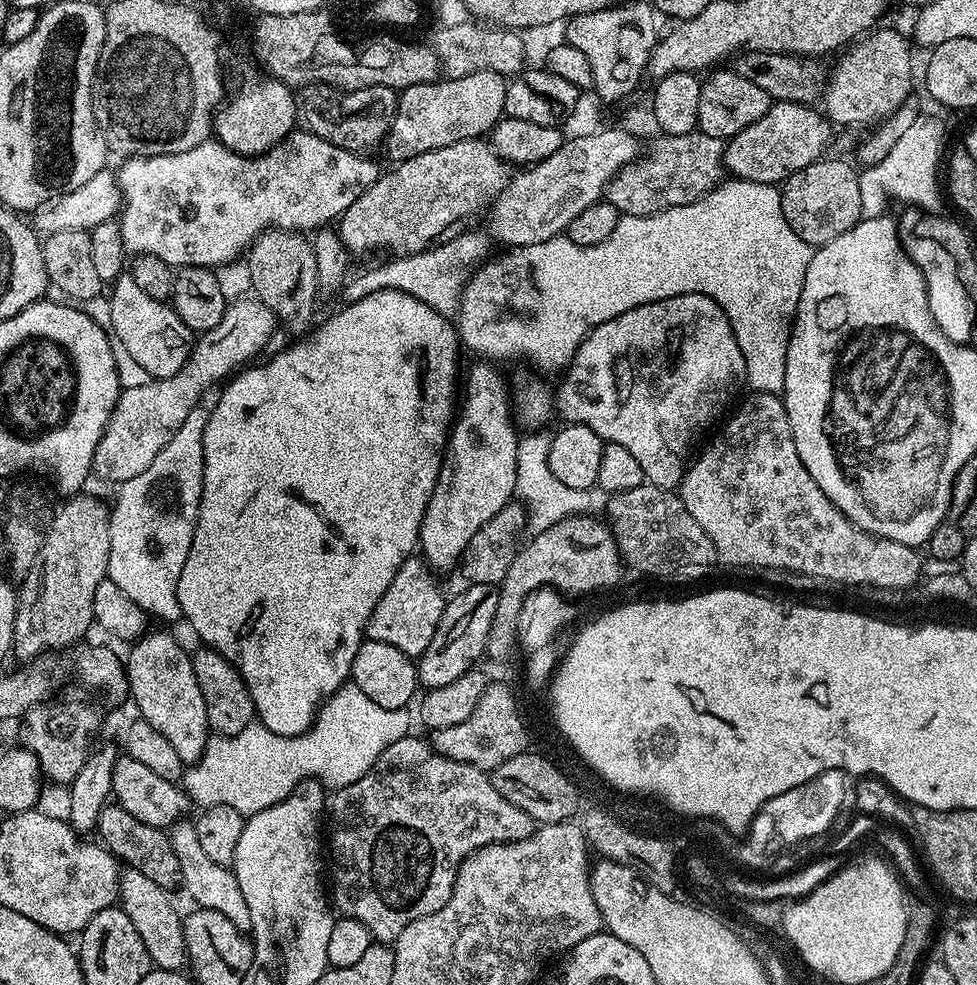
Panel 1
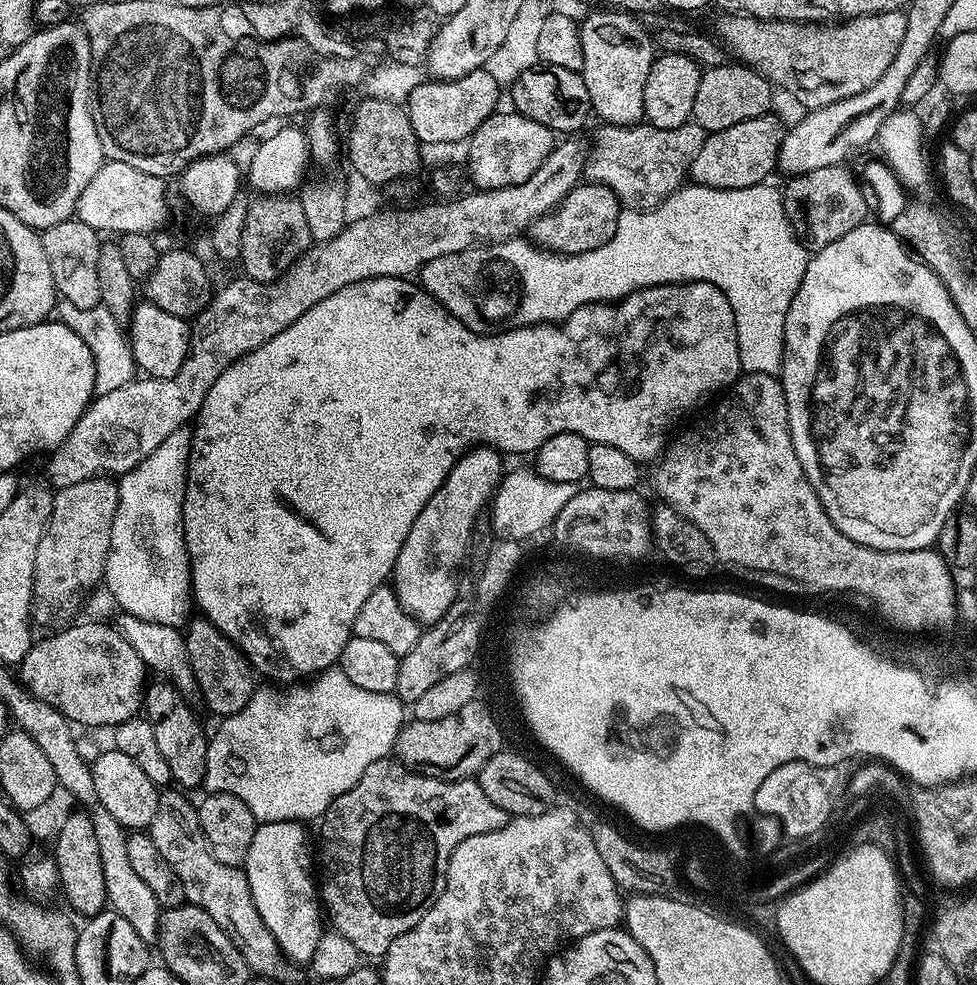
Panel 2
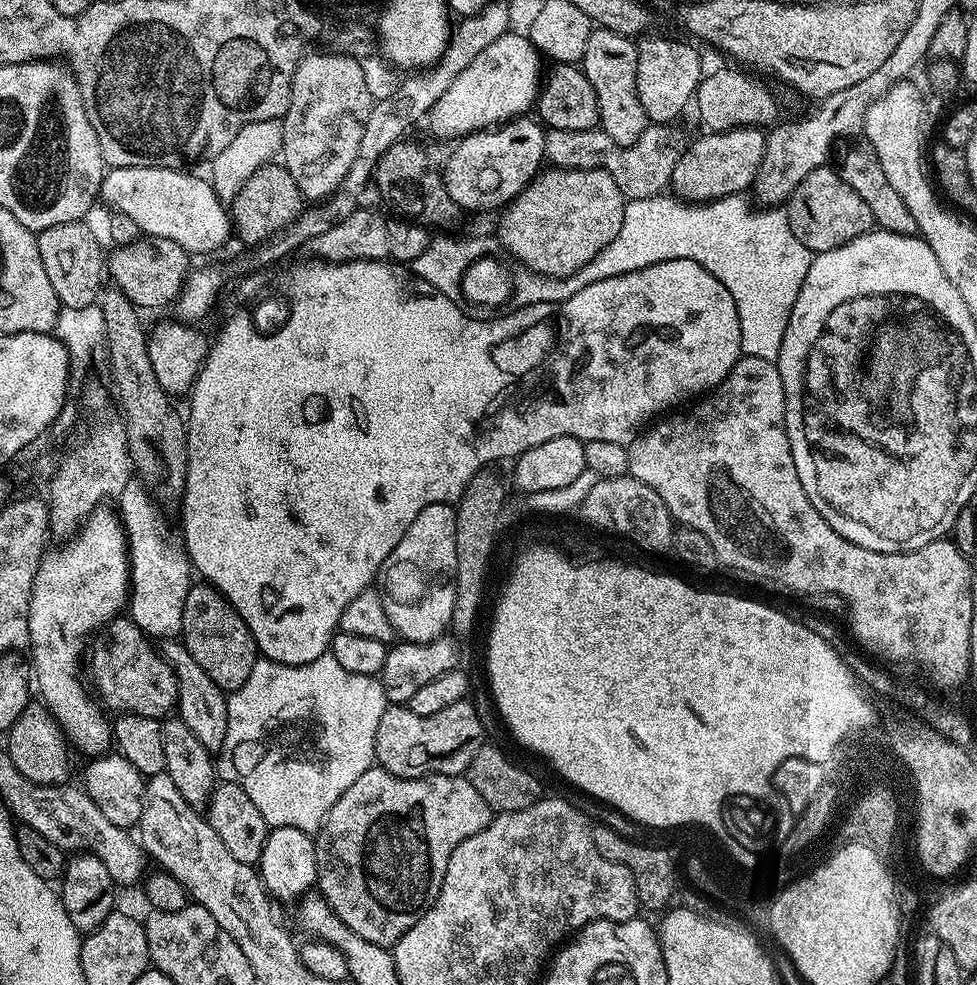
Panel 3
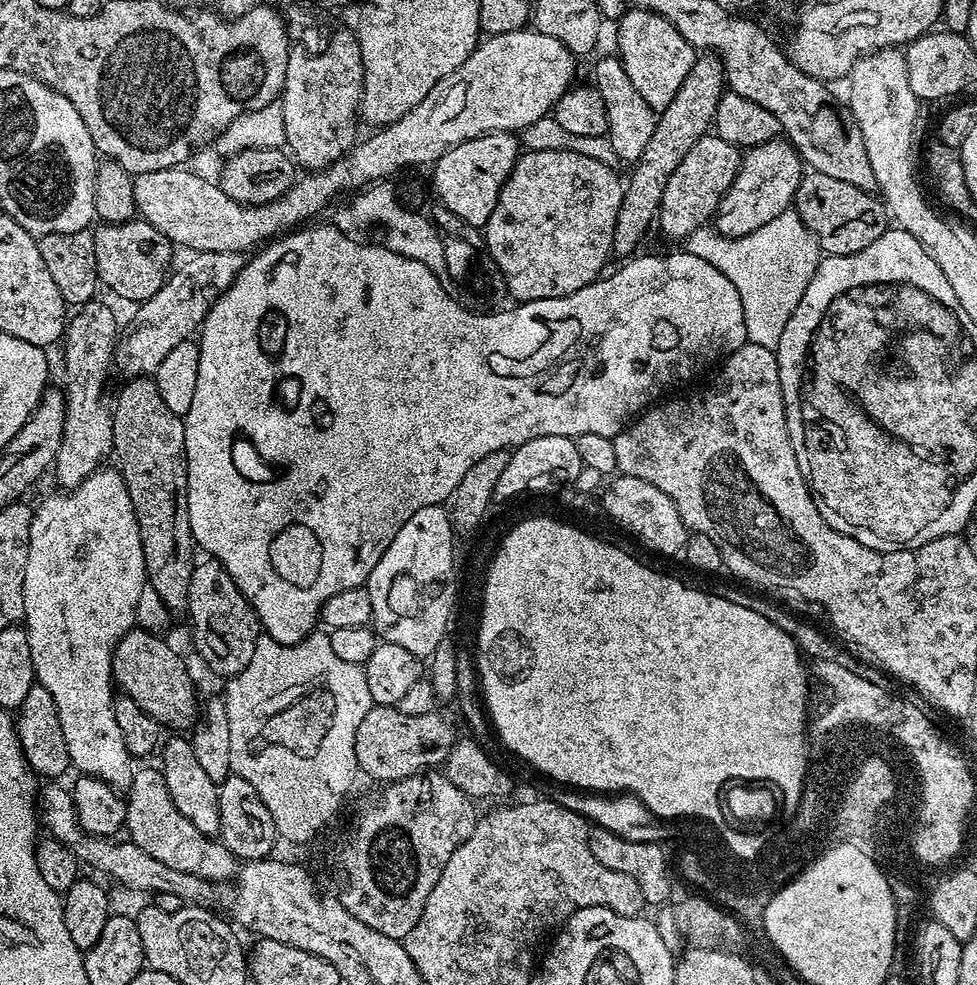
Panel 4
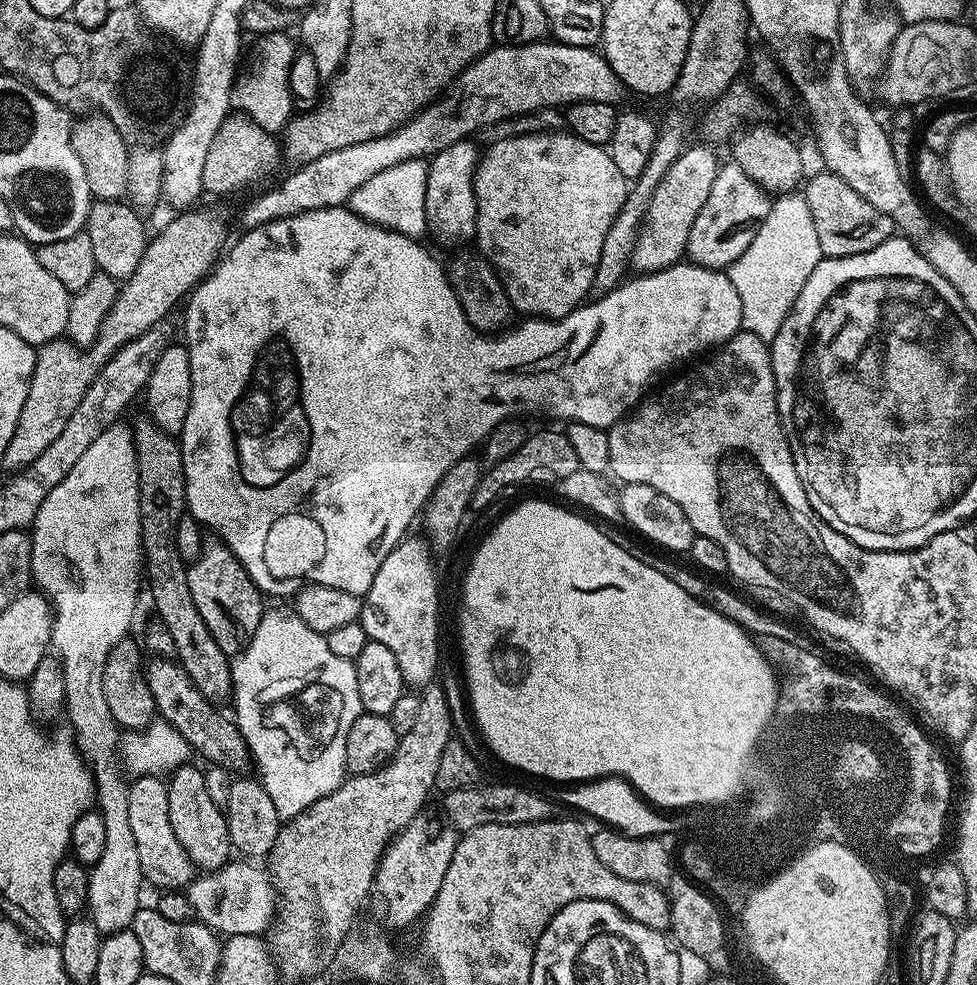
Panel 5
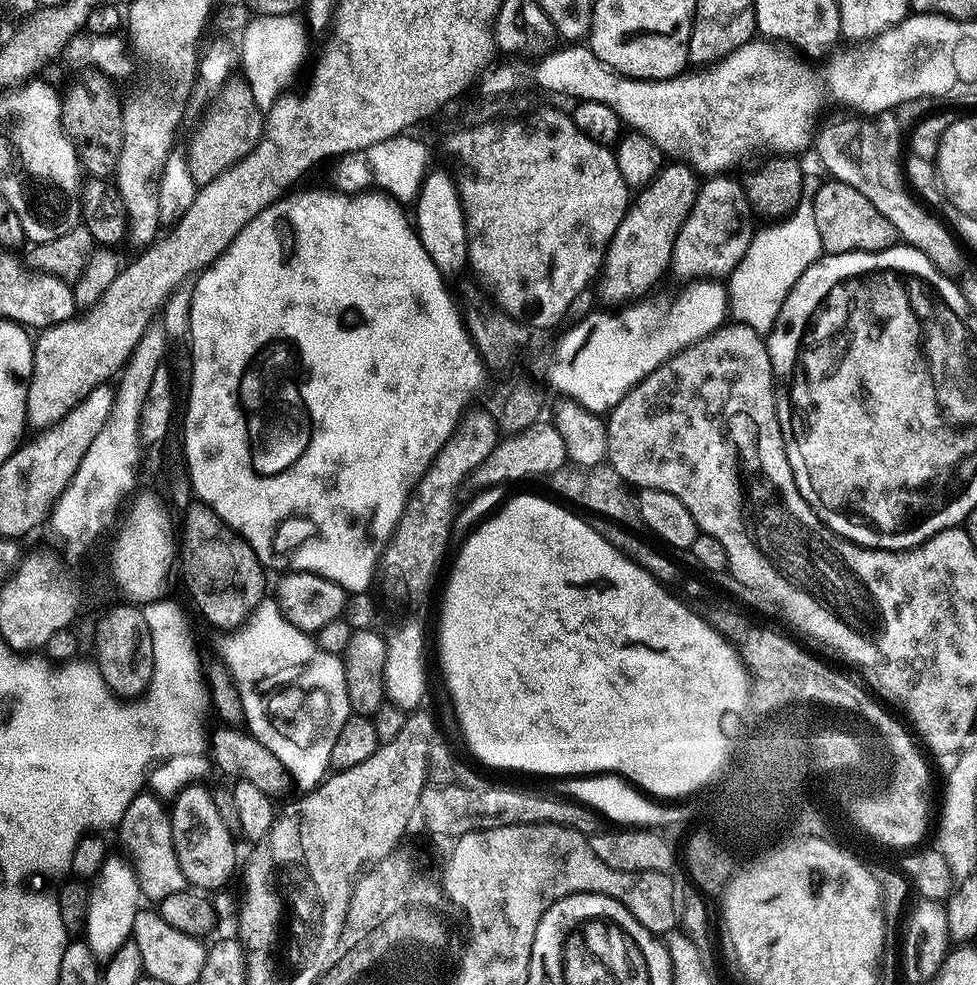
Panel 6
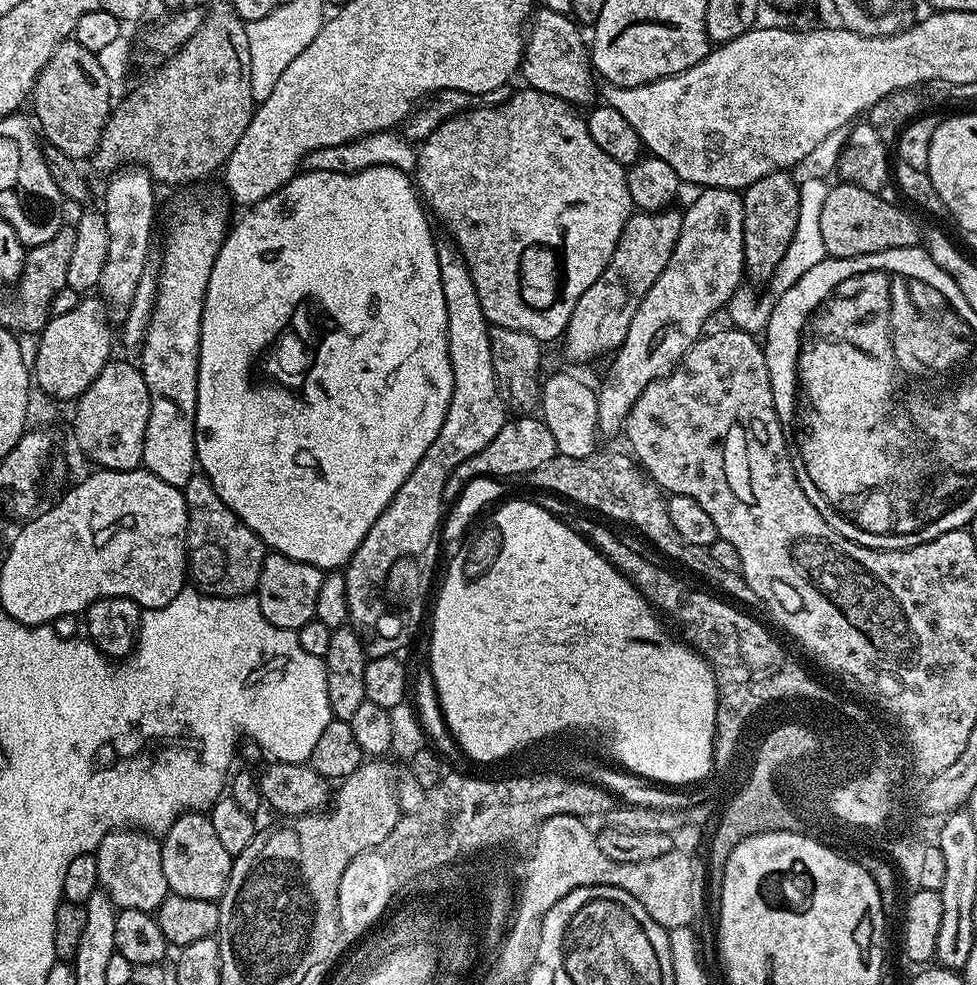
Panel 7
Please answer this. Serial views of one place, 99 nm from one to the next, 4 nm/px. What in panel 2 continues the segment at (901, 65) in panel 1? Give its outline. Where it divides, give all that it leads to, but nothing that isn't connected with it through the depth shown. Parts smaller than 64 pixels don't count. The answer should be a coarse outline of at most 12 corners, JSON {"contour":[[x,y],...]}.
{"contour":[[906,15],[719,18],[729,53],[804,110],[874,86]]}

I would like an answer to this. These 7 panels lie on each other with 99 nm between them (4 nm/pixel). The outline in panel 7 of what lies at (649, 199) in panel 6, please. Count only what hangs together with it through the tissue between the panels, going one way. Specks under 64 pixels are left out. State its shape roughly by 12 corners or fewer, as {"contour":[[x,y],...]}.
{"contour":[[637,211],[562,337],[570,359],[620,347],[666,270],[682,215]]}

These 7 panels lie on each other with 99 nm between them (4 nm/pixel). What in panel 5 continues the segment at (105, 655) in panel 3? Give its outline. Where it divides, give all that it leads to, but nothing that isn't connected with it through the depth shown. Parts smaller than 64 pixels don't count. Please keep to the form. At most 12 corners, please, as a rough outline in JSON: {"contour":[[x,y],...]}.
{"contour":[[172,658],[147,661],[156,711],[209,765],[243,773],[235,719]]}

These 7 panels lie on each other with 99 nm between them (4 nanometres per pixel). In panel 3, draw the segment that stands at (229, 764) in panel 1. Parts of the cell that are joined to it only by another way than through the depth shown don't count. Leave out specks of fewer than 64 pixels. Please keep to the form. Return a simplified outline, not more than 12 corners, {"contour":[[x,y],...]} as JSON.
{"contour":[[257,659],[256,802],[315,834],[373,767],[377,677]]}

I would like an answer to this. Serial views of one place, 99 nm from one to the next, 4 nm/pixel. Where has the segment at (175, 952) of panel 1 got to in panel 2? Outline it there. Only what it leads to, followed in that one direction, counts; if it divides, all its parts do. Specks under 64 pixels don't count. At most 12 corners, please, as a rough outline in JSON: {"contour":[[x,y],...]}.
{"contour":[[102,802],[94,838],[111,911],[155,941],[162,909],[126,854],[129,833]]}

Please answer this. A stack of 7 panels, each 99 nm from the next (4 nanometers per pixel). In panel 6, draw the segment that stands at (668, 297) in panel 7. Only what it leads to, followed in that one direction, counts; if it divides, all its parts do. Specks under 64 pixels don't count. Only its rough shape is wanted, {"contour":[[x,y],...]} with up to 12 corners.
{"contour":[[739,179],[701,183],[671,275],[727,278],[754,235]]}

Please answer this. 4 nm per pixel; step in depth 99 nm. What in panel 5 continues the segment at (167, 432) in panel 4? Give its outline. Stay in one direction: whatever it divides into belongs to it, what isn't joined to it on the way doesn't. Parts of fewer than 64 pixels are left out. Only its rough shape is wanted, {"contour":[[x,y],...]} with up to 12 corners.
{"contour":[[134,424],[146,588],[175,659],[213,702],[230,658],[206,630],[176,549],[186,482],[177,437]]}

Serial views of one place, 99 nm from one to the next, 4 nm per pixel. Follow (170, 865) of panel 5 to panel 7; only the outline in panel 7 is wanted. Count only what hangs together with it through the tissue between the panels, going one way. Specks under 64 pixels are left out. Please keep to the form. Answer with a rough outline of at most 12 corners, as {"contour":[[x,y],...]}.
{"contour":[[115,828],[95,850],[117,909],[155,913],[168,895],[161,841]]}

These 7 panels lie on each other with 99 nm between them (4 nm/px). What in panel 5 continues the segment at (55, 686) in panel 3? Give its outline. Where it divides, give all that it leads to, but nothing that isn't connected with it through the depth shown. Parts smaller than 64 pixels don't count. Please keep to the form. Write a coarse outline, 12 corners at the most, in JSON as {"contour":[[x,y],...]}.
{"contour":[[94,438],[32,523],[63,707],[96,782],[101,934],[142,907],[122,732],[102,694],[142,592],[136,442]]}

